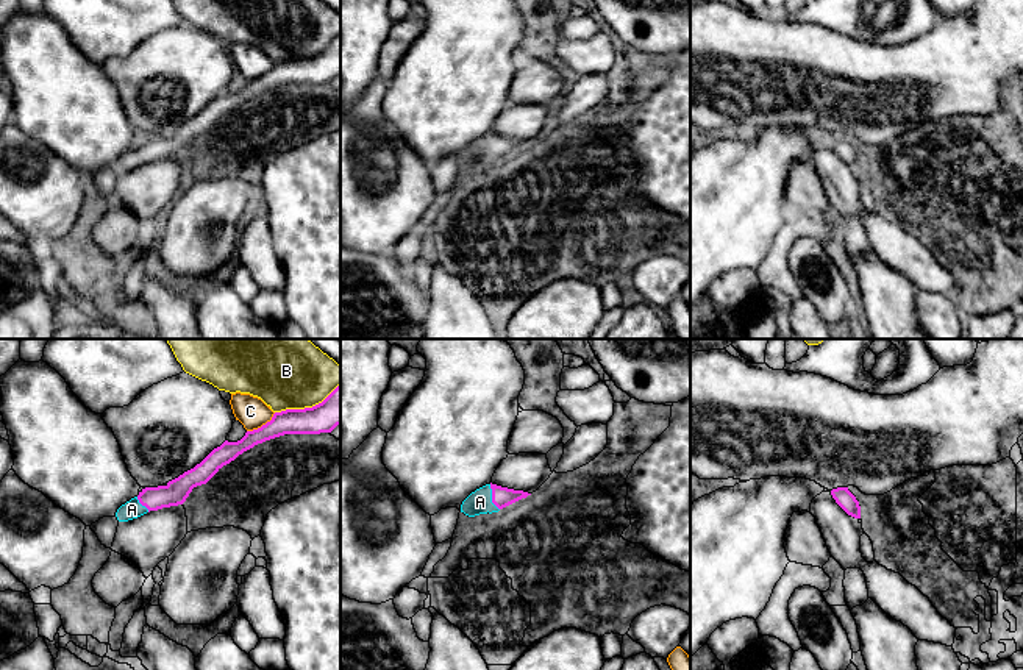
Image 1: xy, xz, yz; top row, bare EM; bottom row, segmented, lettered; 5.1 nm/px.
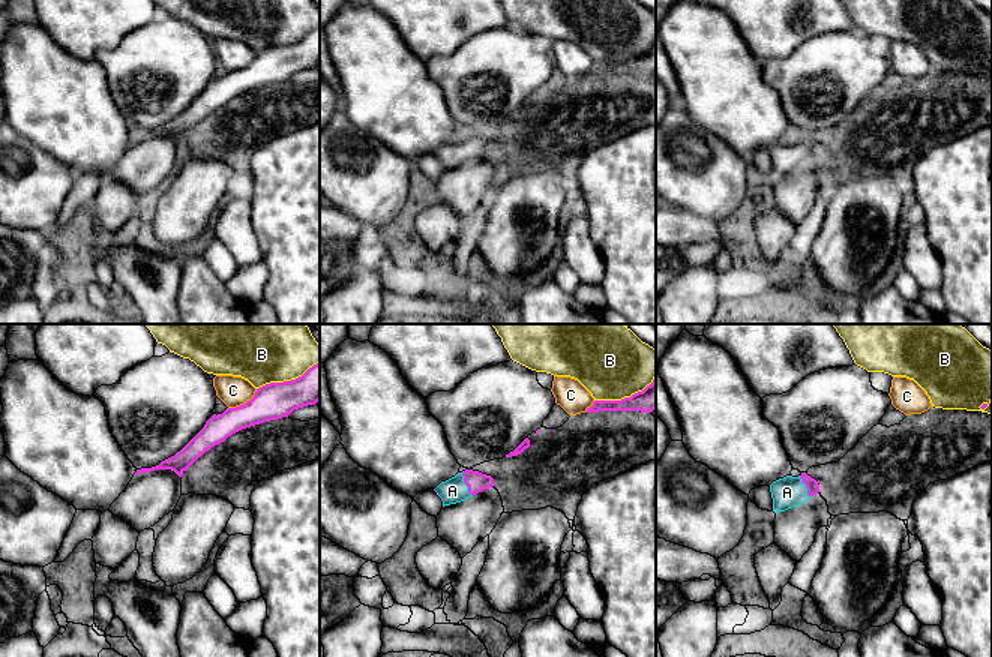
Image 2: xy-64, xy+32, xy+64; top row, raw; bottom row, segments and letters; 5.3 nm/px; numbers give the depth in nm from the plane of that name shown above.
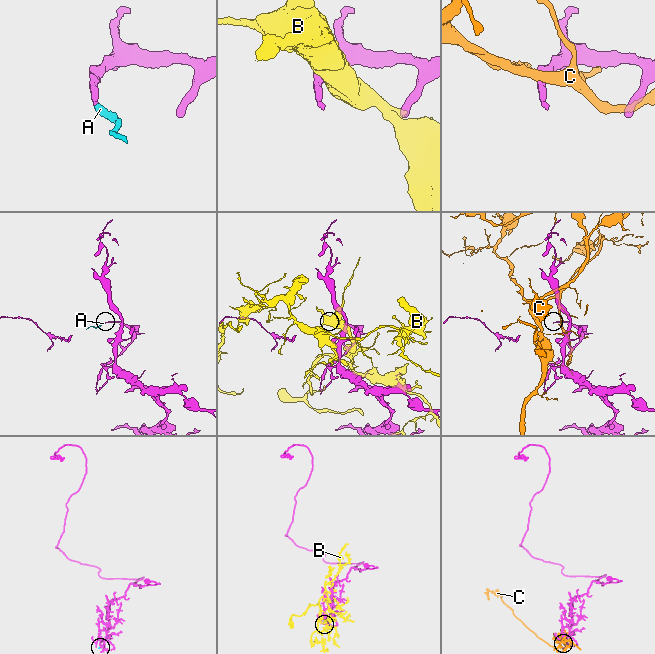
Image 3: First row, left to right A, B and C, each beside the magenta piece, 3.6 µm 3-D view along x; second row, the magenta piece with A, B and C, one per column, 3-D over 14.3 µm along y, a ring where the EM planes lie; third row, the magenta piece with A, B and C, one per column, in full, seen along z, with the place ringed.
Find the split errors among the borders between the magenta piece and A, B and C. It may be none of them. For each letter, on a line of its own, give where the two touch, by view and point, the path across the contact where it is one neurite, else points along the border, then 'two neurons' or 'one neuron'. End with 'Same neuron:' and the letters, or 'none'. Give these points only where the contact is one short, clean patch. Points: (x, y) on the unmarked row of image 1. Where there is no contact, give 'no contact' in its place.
A: meets magenta in xz at (492, 147); runs through xz (502, 147), (492, 147), (480, 152); one neuron
B: meets magenta in xy at (306, 58); two neurons
C: meets magenta in xy at (263, 75); two neurons
Same neuron: A

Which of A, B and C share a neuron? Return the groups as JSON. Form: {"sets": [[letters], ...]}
{"sets": [["A"], ["B"], ["C"]]}

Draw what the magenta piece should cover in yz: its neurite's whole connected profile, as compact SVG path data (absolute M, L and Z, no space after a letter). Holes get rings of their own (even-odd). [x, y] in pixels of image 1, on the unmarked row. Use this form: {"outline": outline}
{"outline": "M837 137L831 141L836 153L851 167L861 169L861 156L856 147L848 141L848 137Z"}

